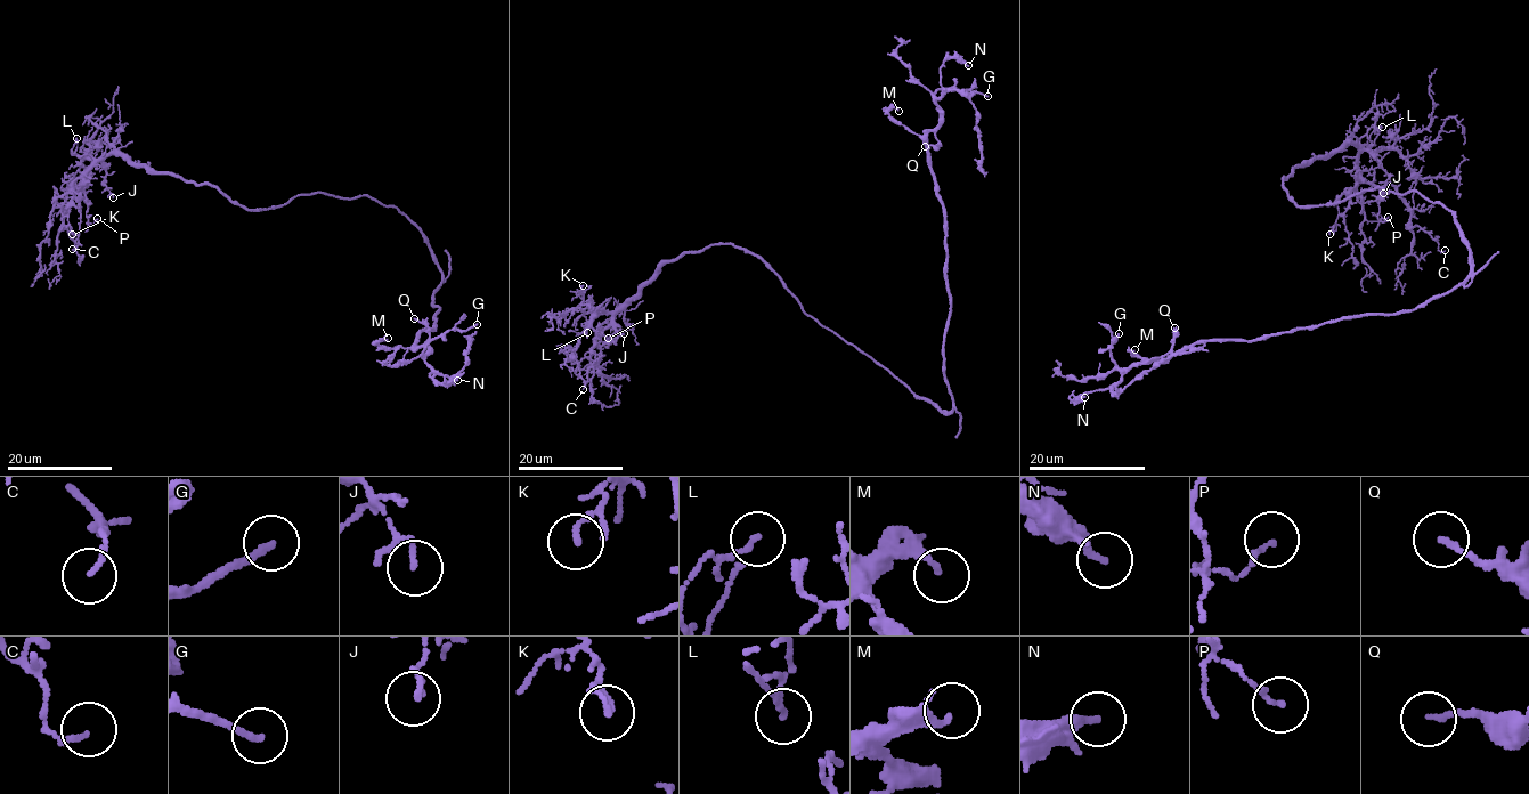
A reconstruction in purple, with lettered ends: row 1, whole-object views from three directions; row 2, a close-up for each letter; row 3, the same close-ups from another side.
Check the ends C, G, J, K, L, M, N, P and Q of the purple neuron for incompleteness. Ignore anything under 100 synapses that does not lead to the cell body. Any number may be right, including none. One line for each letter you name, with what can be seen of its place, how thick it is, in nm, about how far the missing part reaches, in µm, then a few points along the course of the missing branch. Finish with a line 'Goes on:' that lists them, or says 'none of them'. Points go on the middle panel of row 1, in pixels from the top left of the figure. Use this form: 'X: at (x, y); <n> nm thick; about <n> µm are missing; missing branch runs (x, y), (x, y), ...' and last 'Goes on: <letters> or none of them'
Goes on: none of them

